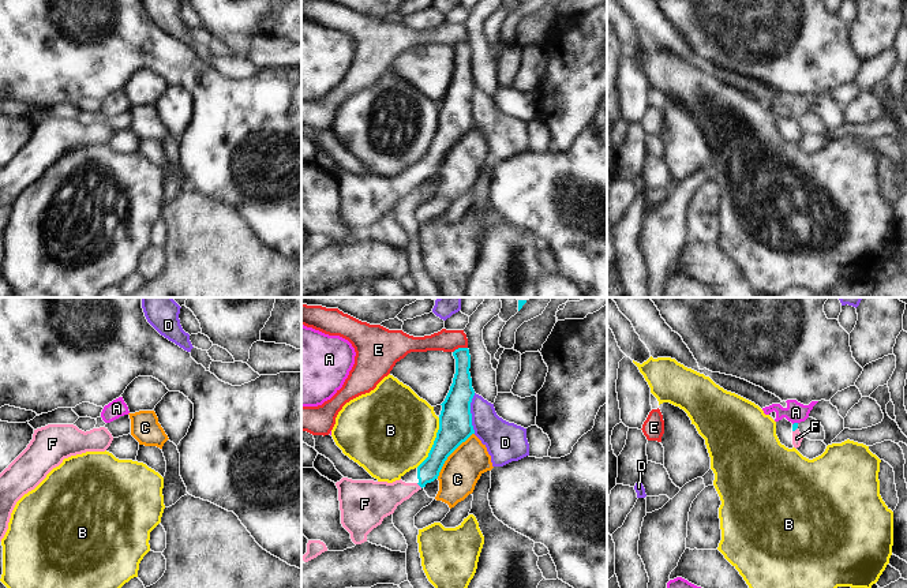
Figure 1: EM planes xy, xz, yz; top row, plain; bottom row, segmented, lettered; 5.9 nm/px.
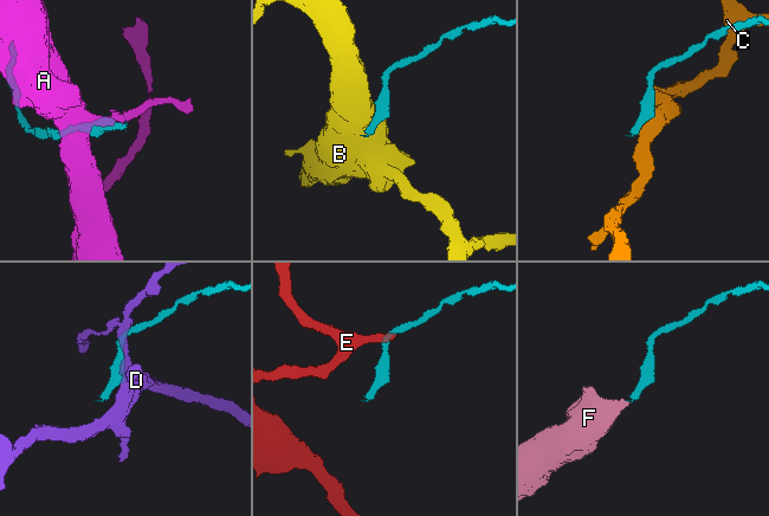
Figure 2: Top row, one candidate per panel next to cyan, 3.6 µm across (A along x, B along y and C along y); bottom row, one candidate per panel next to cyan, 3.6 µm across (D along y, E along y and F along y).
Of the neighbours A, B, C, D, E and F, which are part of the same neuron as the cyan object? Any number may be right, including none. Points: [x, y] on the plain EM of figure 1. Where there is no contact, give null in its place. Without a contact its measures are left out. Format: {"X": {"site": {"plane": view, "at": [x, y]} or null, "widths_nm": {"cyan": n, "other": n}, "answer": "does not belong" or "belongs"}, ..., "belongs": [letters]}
{"A": {"site": {"plane": "yz", "at": [794, 118]}, "widths_nm": {"cyan": 30, "other": 130}, "answer": "does not belong"}, "B": {"site": {"plane": "xz", "at": [434, 137]}, "widths_nm": {"cyan": 190, "other": 480}, "answer": "does not belong"}, "C": {"site": {"plane": "xz", "at": [450, 148]}, "widths_nm": {"cyan": 190, "other": 220}, "answer": "does not belong"}, "D": {"site": {"plane": "xz", "at": [471, 108]}, "widths_nm": {"cyan": 190, "other": 220}, "answer": "does not belong"}, "E": {"site": {"plane": "xz", "at": [460, 42]}, "widths_nm": {"cyan": 140, "other": 130}, "answer": "does not belong"}, "F": {"site": {"plane": "xz", "at": [419, 179]}, "widths_nm": {"cyan": 120, "other": 220}, "answer": "belongs"}, "belongs": ["F"]}

